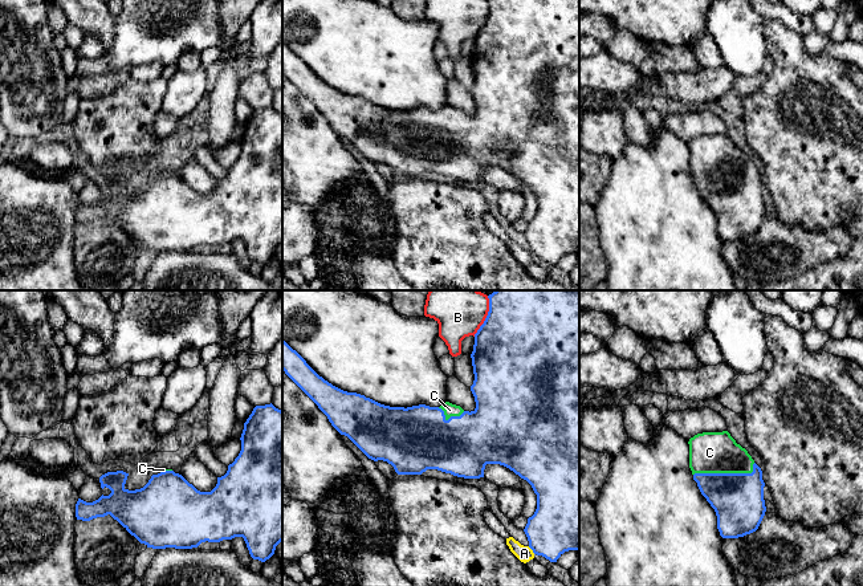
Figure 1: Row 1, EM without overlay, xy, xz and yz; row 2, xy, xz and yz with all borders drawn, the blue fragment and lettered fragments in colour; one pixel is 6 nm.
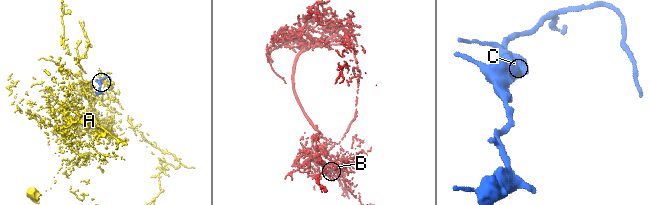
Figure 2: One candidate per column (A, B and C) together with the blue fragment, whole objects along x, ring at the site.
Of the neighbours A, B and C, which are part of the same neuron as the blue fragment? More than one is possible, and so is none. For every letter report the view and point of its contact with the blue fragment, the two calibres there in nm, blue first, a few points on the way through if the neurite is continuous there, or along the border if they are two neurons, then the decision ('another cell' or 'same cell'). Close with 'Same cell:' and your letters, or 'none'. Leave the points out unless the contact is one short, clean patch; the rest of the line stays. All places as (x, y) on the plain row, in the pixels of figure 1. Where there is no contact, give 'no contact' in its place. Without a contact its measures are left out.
A: meets blue in xz at (532, 252); 360 nm thick on the blue side, 100 nm on the other; border along xz (528, 249), (534, 256); another cell
B: meets blue in xz at (487, 20); 500 nm thick on the blue side, 260 nm on the other; another cell
C: meets blue in yz at (727, 176); 320 nm thick on the blue side, 260 nm on the other; same cell
Same cell: C

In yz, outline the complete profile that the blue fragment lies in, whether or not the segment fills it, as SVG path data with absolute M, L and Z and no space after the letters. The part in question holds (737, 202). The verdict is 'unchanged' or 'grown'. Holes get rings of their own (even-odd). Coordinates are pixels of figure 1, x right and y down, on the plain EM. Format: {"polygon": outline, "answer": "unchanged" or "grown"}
{"polygon": "M728 134L703 135L689 142L689 171L701 198L717 219L722 241L738 241L756 235L765 219L762 174Z", "answer": "grown"}

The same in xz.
{"polygon": "M488 0L489 15L475 37L473 54L471 57L475 84L471 94L475 99L476 111L464 114L460 109L445 105L440 110L426 107L412 110L390 110L380 107L365 98L343 94L319 80L306 64L282 42L282 73L285 77L318 109L327 119L331 129L347 139L369 162L383 163L391 167L398 178L422 178L427 172L437 172L464 182L484 180L487 167L500 167L521 182L526 183L537 198L537 212L524 232L529 251L534 257L542 259L550 265L569 253L579 253L579 0Z", "answer": "grown"}

